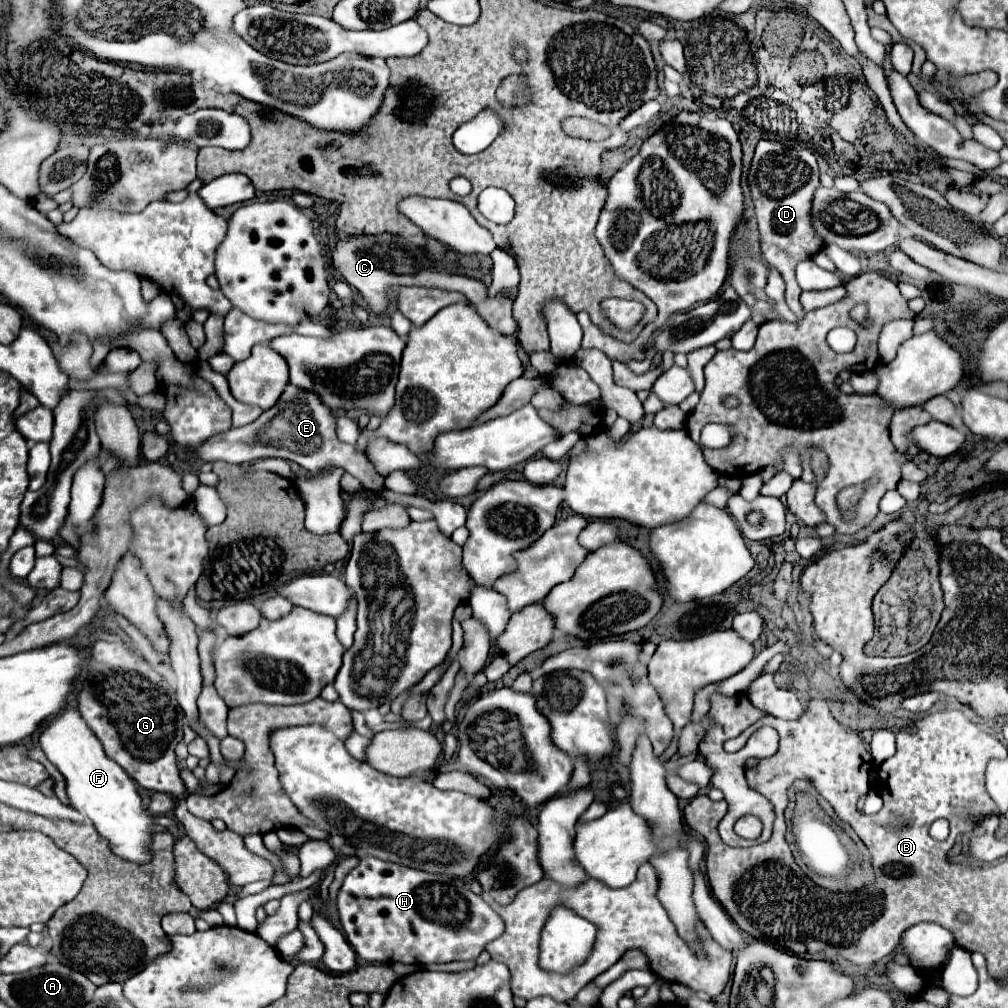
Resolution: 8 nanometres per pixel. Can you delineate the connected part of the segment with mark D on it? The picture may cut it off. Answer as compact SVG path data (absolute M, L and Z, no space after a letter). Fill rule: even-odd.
M759 140L747 178L749 178L749 190L759 224L761 254L783 276L789 290L785 294L785 302L789 304L797 320L801 320L805 316L805 310L801 308L799 302L801 288L797 286L795 280L795 264L799 260L813 256L823 246L823 242L819 242L819 238L809 226L811 198L819 184L817 160L809 148L785 148L783 144L771 144L767 140Z

